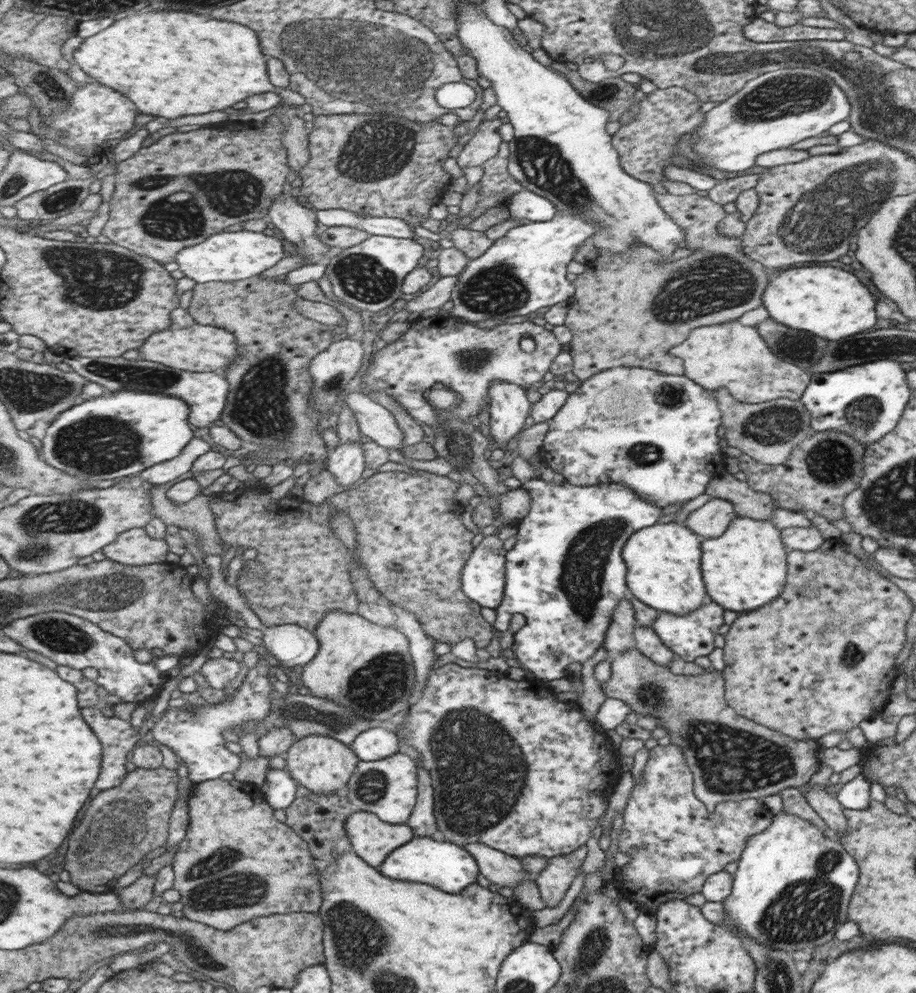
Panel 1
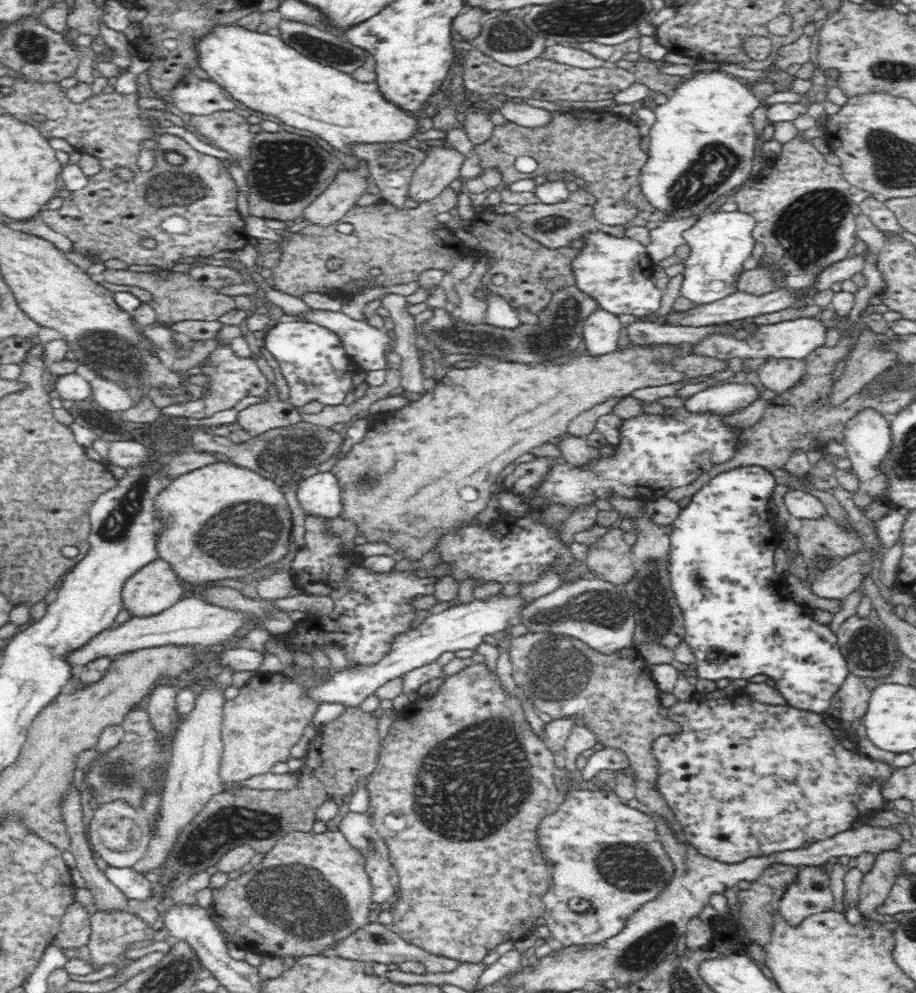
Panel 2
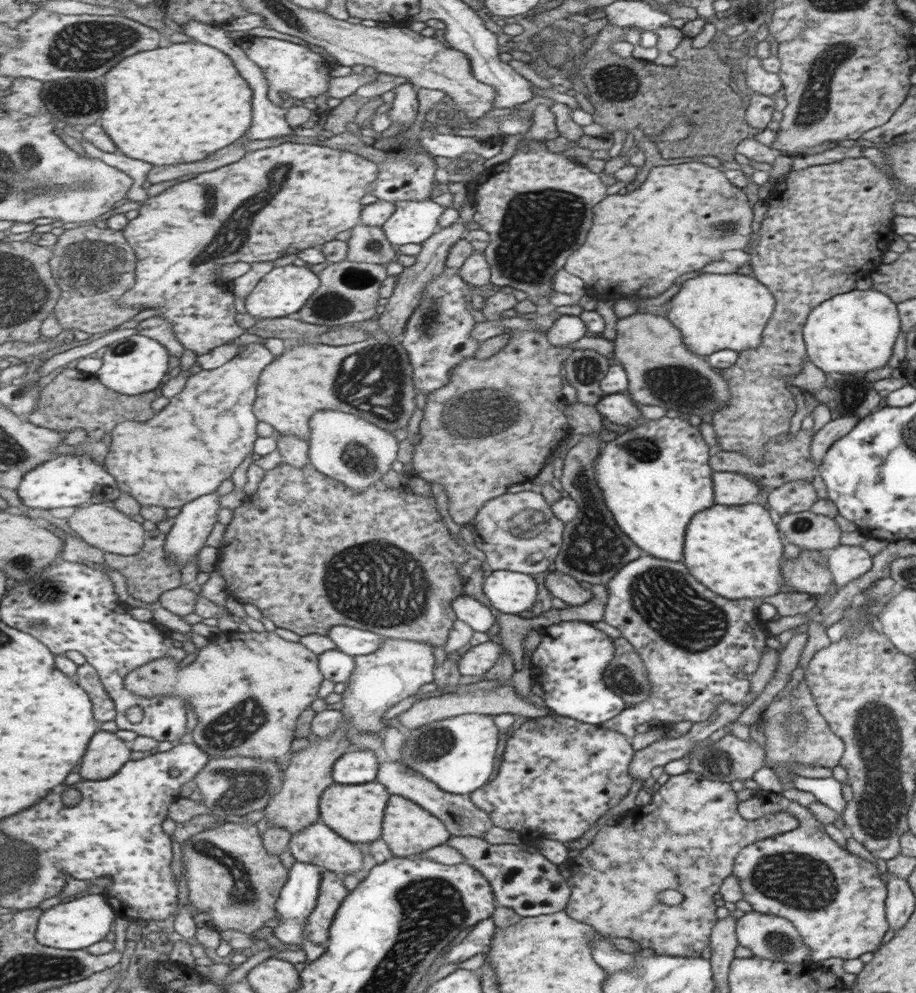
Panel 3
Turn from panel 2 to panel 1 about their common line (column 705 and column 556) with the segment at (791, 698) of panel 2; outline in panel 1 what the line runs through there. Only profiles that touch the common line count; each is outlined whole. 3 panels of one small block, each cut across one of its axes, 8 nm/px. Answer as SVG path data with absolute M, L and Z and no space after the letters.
M530 478L527 482L521 484L520 488L525 489L527 494L529 494L529 513L516 522L516 542L509 550L507 559L504 562L504 578L506 583L504 585L503 600L494 609L496 612L494 625L499 632L504 631L509 626L509 620L512 614L522 614L524 616L525 623L523 626L513 632L512 644L508 649L508 654L513 656L523 668L529 670L535 680L547 682L561 678L565 674L565 666L567 664L571 664L571 662L579 662L581 664L585 659L593 656L593 653L597 652L597 647L601 647L604 644L605 632L608 632L609 621L612 620L617 602L620 602L622 598L627 598L628 594L628 588L625 586L626 566L621 558L622 546L631 533L635 533L639 529L644 529L645 526L648 527L655 524L657 519L663 515L663 508L657 508L653 504L647 504L647 502L639 500L631 490L627 490L623 486L617 488L613 484L573 486L573 484L567 484L566 481L561 482L561 484L553 484L553 482L545 482L541 478Z

